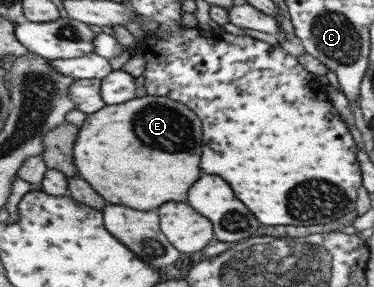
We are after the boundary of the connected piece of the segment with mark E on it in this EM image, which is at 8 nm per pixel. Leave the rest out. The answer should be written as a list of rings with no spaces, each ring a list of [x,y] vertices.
[[[145,95],[127,102],[102,106],[85,116],[72,144],[72,159],[78,175],[111,205],[151,211],[164,202],[183,202],[189,186],[199,178],[201,123],[197,115],[181,102]]]

